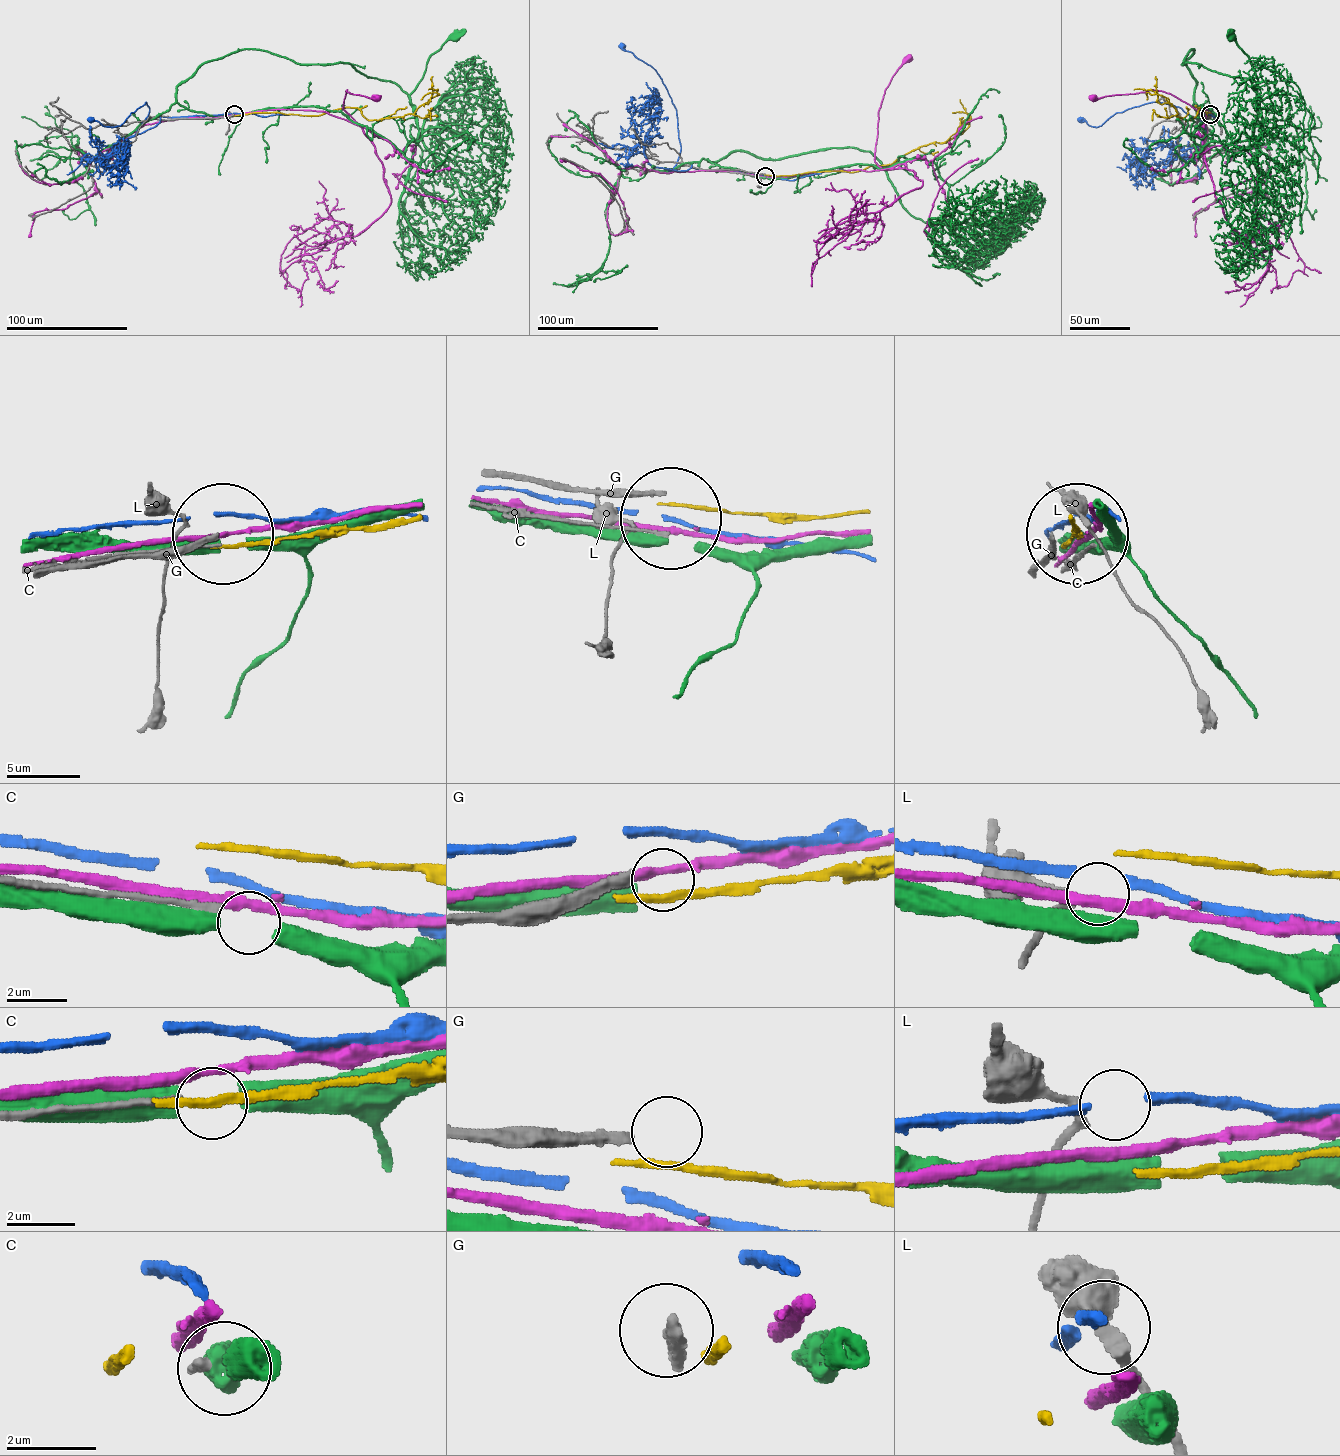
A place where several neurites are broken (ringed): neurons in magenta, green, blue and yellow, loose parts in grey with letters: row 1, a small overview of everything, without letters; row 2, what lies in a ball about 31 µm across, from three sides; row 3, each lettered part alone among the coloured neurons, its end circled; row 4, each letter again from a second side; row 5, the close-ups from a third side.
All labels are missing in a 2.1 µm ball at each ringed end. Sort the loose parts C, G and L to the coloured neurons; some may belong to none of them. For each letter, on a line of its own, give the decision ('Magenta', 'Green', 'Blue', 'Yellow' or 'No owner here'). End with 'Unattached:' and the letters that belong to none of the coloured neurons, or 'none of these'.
C: No owner here
G: No owner here
L: No owner here
Unattached: C, G, L

